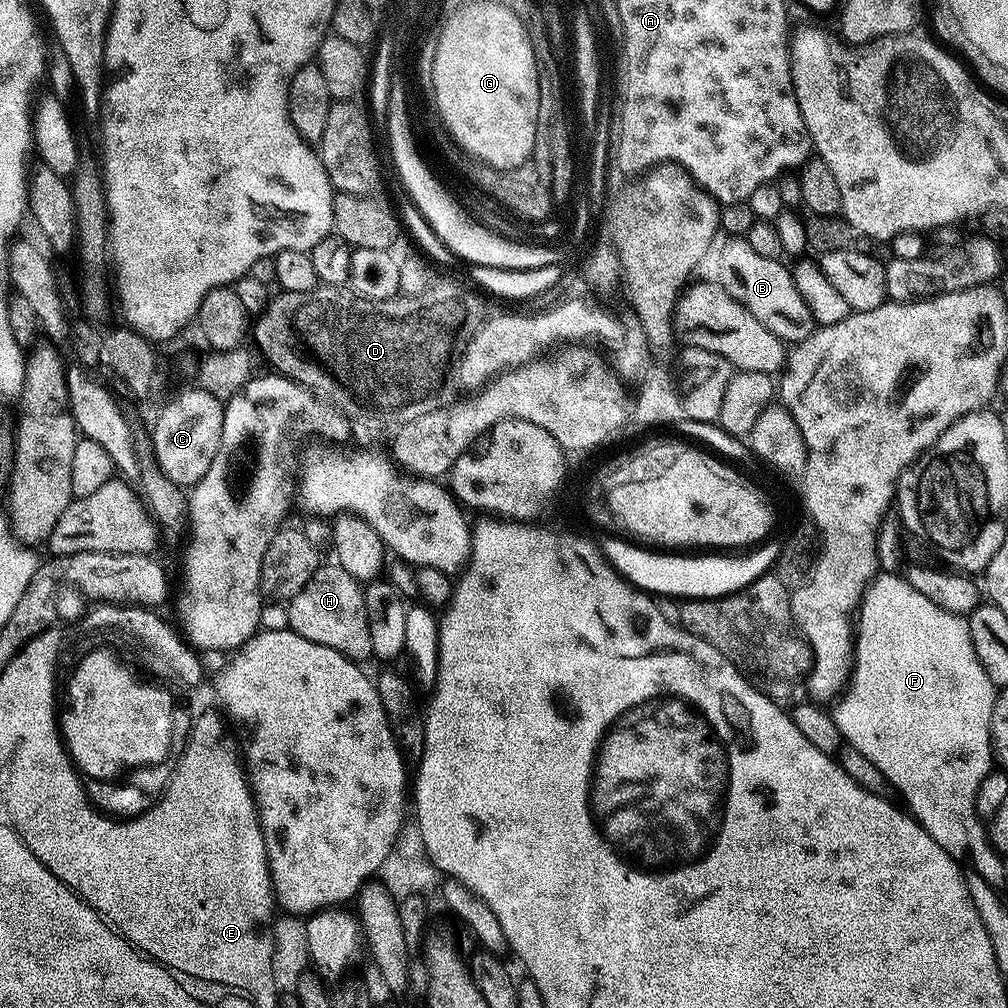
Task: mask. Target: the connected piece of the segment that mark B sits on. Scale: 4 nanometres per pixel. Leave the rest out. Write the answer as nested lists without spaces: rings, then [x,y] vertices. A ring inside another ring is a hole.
[[[717,234],[704,255],[702,272],[722,286],[730,298],[746,306],[746,310],[750,310],[750,314],[754,314],[754,318],[758,318],[758,322],[762,322],[762,326],[780,340],[799,342],[814,331],[812,311],[798,294],[789,265],[780,260],[762,258],[762,254],[757,254],[745,237]]]

